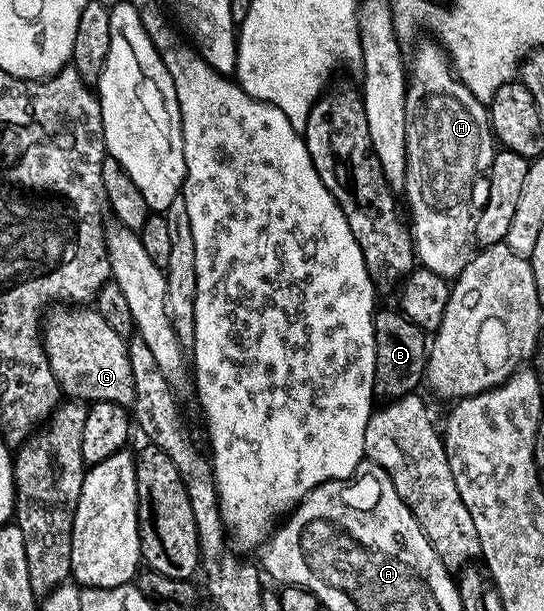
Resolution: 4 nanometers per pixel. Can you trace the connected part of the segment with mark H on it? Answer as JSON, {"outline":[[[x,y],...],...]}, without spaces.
{"outline":[[[428,40],[423,42],[415,50],[415,59],[409,62],[409,81],[407,84],[407,95],[405,96],[405,144],[407,145],[407,180],[404,186],[405,195],[407,194],[407,202],[405,204],[411,208],[409,210],[409,229],[412,238],[415,239],[415,256],[418,265],[425,270],[437,272],[437,276],[454,280],[459,277],[459,273],[465,268],[465,264],[469,264],[469,260],[473,257],[473,249],[476,245],[475,241],[475,219],[477,217],[477,198],[475,202],[475,189],[480,189],[481,183],[486,175],[491,172],[491,165],[497,153],[496,143],[493,141],[491,133],[491,119],[489,110],[484,103],[477,100],[477,96],[473,96],[473,92],[469,92],[469,88],[465,88],[465,84],[461,84],[455,76],[455,71],[451,69],[451,63],[442,46],[434,41]]]}

